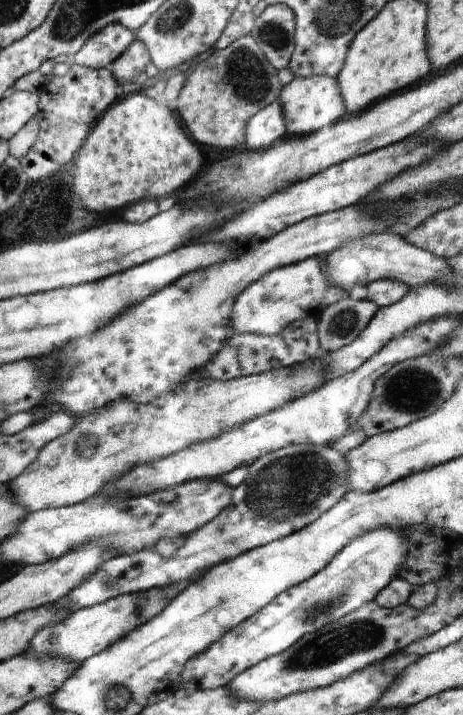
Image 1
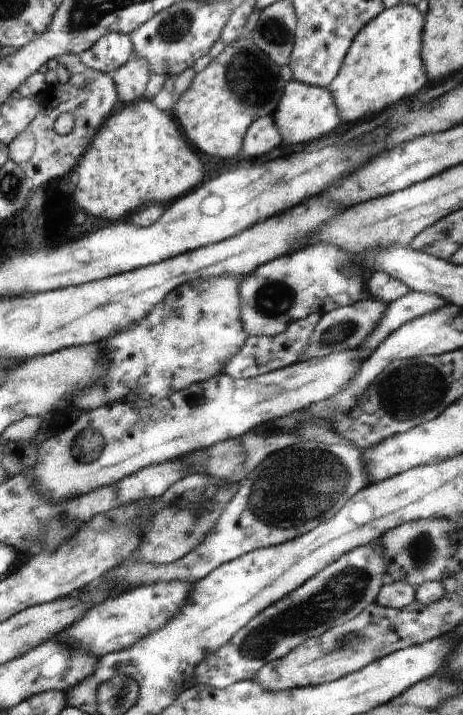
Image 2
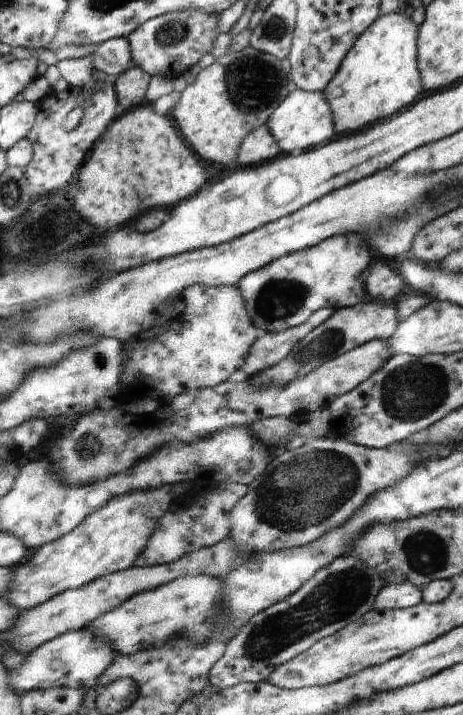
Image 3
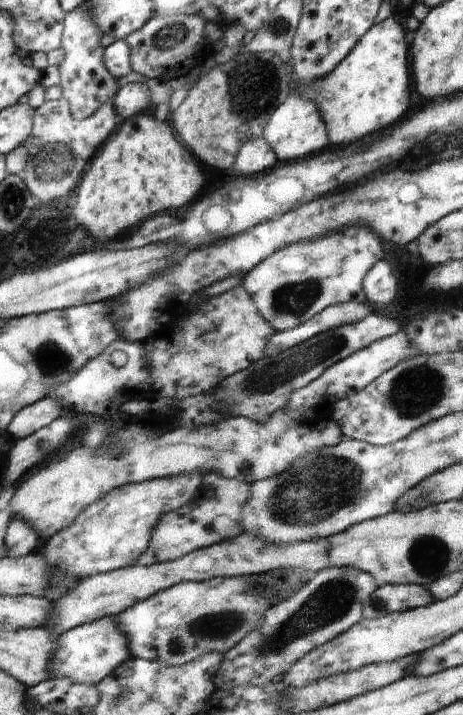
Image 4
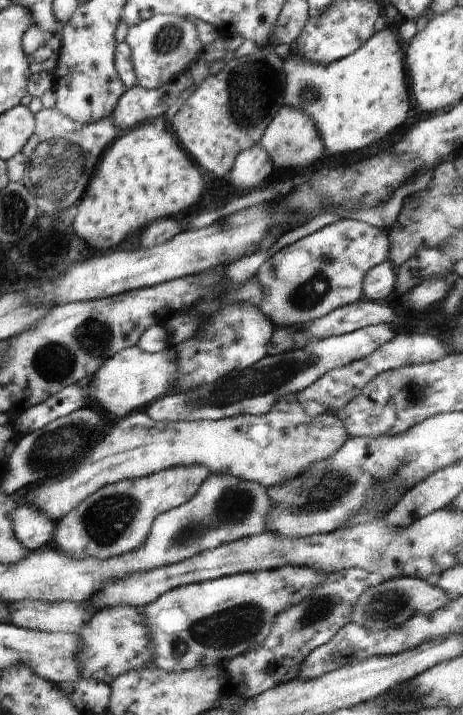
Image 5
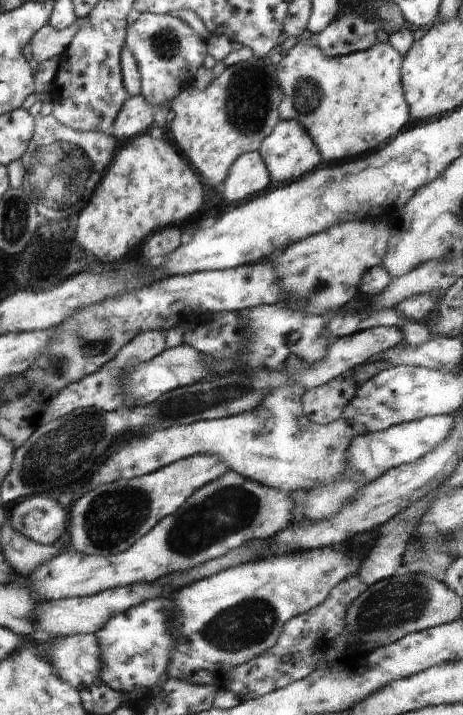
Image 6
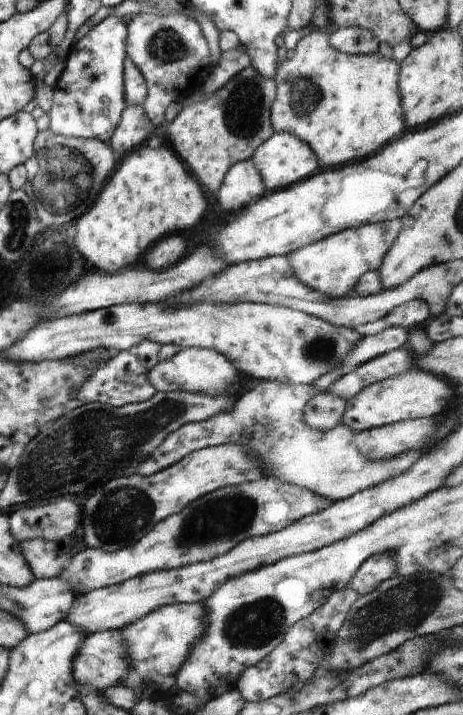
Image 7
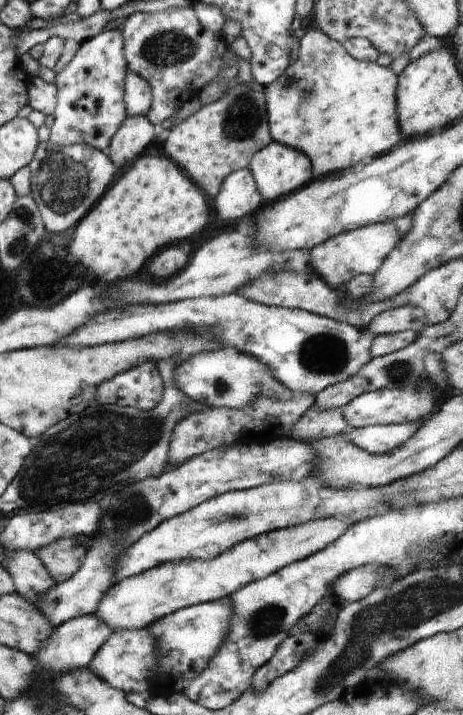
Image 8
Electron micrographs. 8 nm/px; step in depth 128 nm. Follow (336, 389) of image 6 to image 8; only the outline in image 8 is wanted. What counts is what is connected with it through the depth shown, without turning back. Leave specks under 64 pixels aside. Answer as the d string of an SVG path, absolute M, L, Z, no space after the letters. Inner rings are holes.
M312 405L292 426L291 438L295 441L309 443L312 440L336 436L347 431L348 426L340 407L322 410L322 408Z

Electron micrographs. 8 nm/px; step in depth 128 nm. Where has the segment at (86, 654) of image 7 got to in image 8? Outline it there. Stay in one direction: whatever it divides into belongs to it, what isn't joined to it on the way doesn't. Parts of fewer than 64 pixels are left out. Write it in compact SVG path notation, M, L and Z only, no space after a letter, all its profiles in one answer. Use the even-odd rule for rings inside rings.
M116 629L110 638L100 645L94 660L90 663L90 670L102 678L112 688L122 690L126 694L141 694L148 698L154 690L154 679L156 674L156 638L154 634L144 629Z

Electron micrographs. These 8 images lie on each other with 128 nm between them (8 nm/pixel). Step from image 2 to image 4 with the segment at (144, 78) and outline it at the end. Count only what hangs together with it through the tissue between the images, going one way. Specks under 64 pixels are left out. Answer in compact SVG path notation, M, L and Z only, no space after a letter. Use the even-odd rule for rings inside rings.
M128 83L120 87L112 100L120 121L136 116L138 112L151 112L152 98L147 83Z

